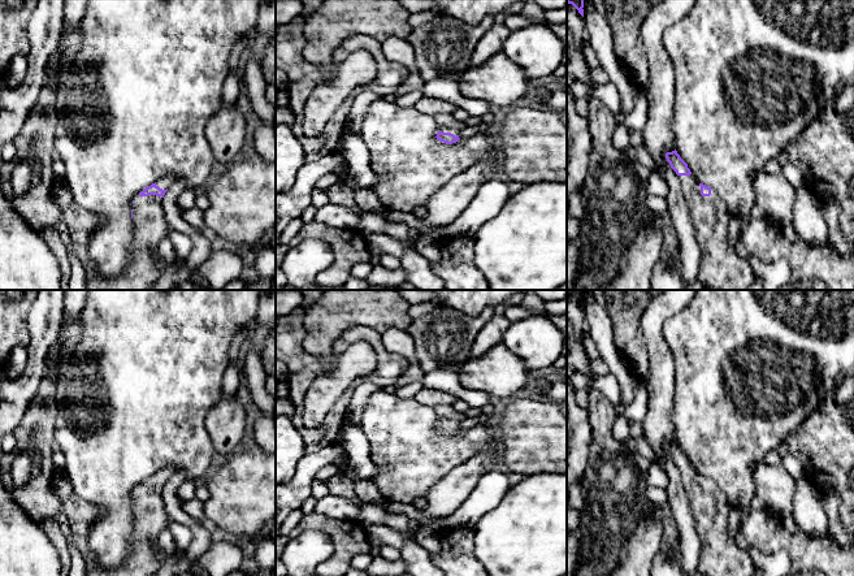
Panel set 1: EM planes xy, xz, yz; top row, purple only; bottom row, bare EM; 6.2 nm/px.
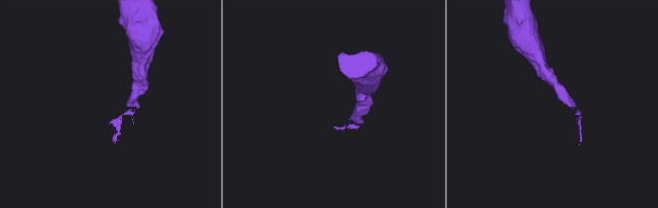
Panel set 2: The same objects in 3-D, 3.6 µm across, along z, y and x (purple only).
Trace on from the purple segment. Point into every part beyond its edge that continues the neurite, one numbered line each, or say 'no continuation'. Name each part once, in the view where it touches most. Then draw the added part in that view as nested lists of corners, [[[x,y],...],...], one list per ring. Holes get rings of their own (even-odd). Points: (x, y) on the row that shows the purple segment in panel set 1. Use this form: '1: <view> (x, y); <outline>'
1: yz (722, 268); [[[692,174],[679,176],[679,178],[702,248],[702,263],[697,281],[706,290],[747,290],[755,277],[747,260],[740,257],[729,244],[729,222],[733,215],[715,190],[711,189],[710,196],[702,196],[701,186]]]

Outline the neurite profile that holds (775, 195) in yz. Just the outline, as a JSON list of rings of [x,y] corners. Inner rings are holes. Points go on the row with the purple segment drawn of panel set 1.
[[[766,170],[751,176],[755,190],[755,205],[759,207],[768,222],[784,229],[792,225],[797,199],[796,189],[781,176]]]

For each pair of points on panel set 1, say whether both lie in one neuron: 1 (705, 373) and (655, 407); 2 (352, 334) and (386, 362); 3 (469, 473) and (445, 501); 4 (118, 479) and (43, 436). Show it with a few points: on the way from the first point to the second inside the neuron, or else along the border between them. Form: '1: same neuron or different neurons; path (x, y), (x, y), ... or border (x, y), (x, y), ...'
1: different neurons; border (675, 366), (672, 427)
2: same neuron; path (363, 334), (381, 351)
3: same neuron; path (463, 480), (449, 494)
4: different neurons; border (55, 423), (52, 436)

